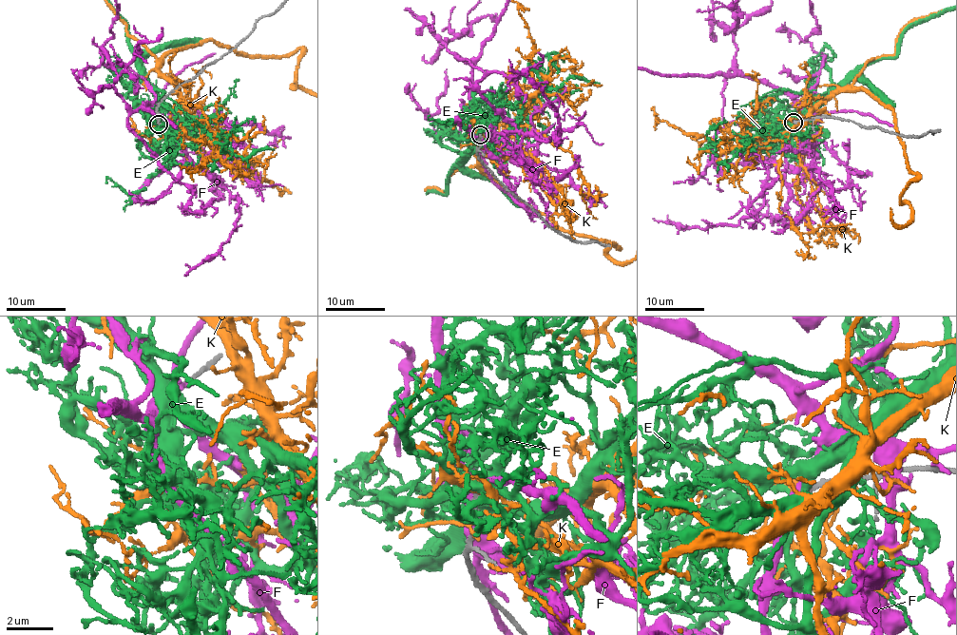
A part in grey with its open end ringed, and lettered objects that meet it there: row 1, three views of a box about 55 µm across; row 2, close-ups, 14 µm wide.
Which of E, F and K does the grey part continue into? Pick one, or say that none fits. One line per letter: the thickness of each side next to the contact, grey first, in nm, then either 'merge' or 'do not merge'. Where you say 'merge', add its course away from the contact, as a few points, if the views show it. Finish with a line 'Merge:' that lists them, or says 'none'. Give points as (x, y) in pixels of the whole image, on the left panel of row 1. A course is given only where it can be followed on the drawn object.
E: 240 nm thick on the grey side, 400 nm on the other; do not merge
F: 220 nm thick on the grey side, 320 nm on the other; do not merge
K: 240 nm thick on the grey side, 320 nm on the other; do not merge
Merge: none

